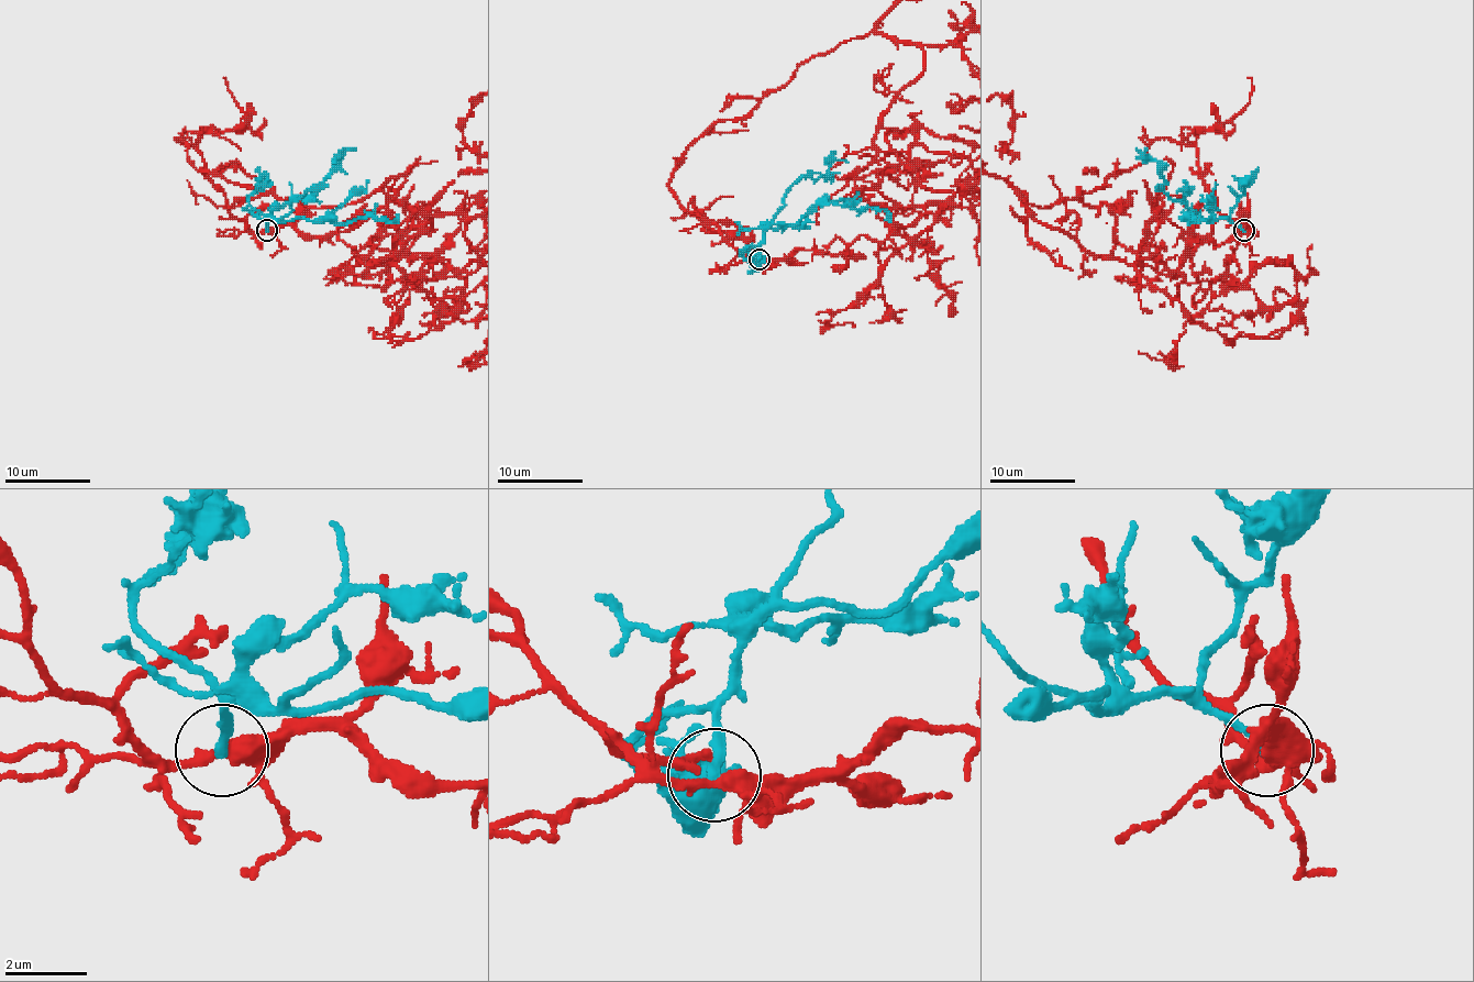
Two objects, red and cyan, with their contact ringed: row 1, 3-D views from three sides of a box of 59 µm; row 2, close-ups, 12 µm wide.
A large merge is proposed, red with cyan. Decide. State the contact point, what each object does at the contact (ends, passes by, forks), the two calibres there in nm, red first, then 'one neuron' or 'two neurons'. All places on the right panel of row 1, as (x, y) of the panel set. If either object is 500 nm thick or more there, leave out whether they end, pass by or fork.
(1243, 230) | red forks | cyan ends | 320/200 nm | two neurons

